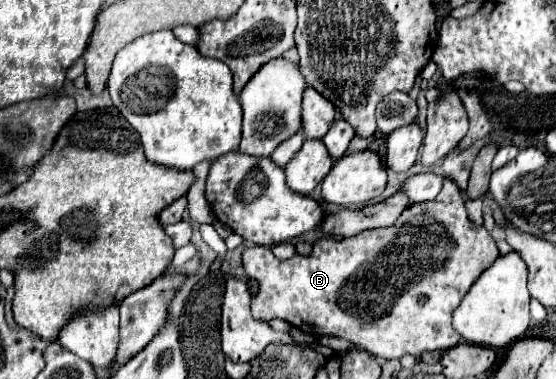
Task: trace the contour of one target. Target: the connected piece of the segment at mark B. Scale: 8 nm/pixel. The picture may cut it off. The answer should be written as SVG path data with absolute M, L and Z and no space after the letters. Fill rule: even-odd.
M446 178L444 188L440 192L440 196L436 196L432 202L424 202L424 204L416 204L414 210L406 210L396 224L388 226L388 228L372 228L372 230L364 230L352 238L332 238L332 236L324 236L320 240L314 242L314 248L308 256L292 256L290 260L278 260L270 248L266 246L248 246L242 252L242 266L244 272L248 272L250 278L254 278L258 282L258 294L252 298L252 316L256 320L272 320L272 318L280 318L286 320L288 324L292 324L294 328L300 328L306 334L314 334L314 336L338 336L344 338L348 342L352 342L354 346L372 352L372 356L376 358L402 358L404 354L412 354L412 356L420 356L424 350L446 350L452 348L460 342L460 334L452 328L452 310L458 306L458 302L464 298L464 294L468 292L468 288L474 284L474 280L498 258L498 246L494 242L494 238L490 236L490 232L484 226L476 226L470 216L466 214L466 206L464 206L464 196L460 192L460 188L456 186L454 180ZM344 308L364 308L364 316L360 316L358 312L352 310L344 310Z

